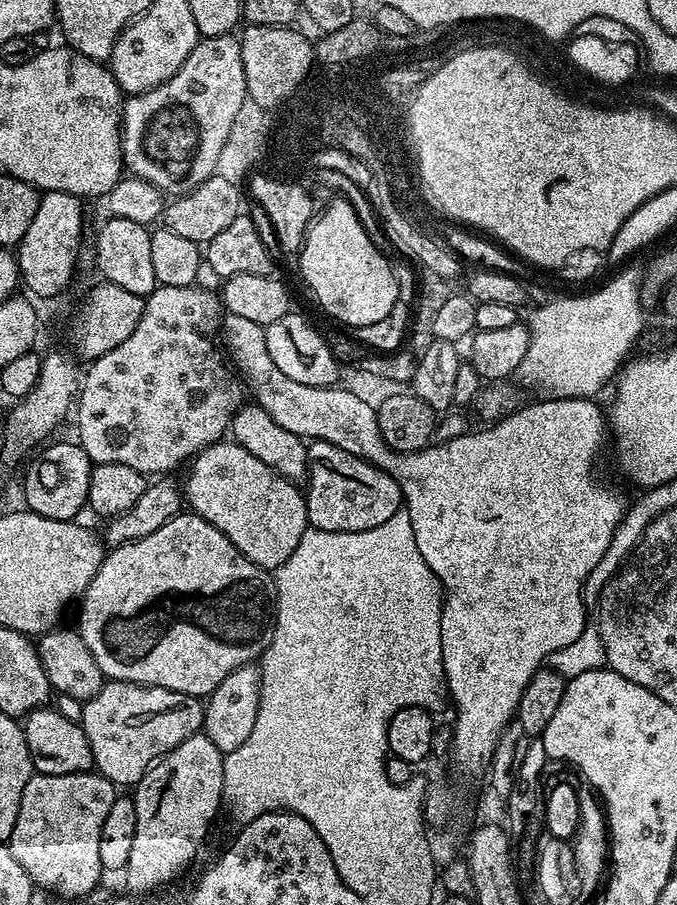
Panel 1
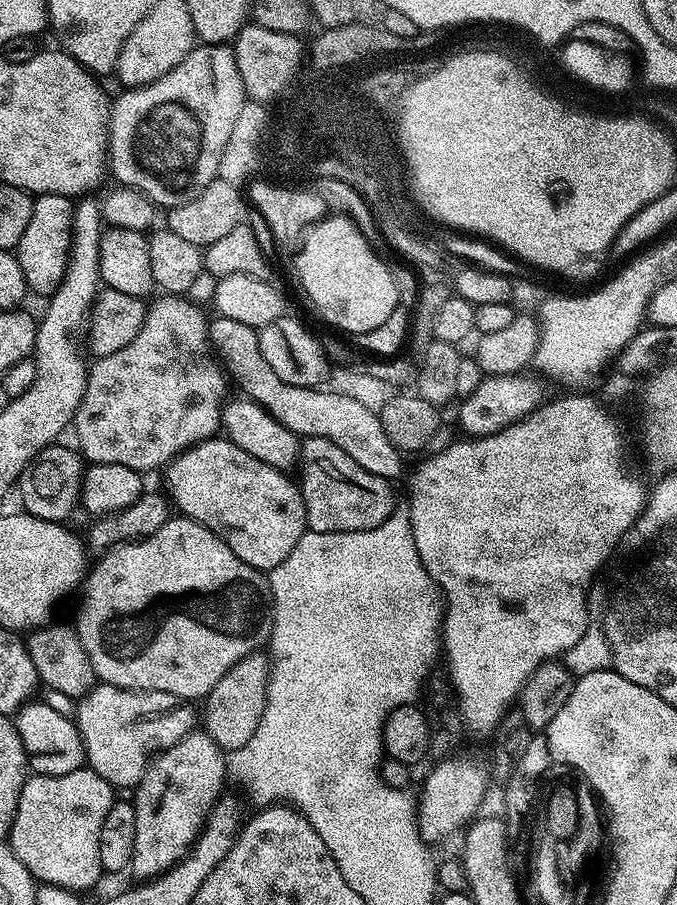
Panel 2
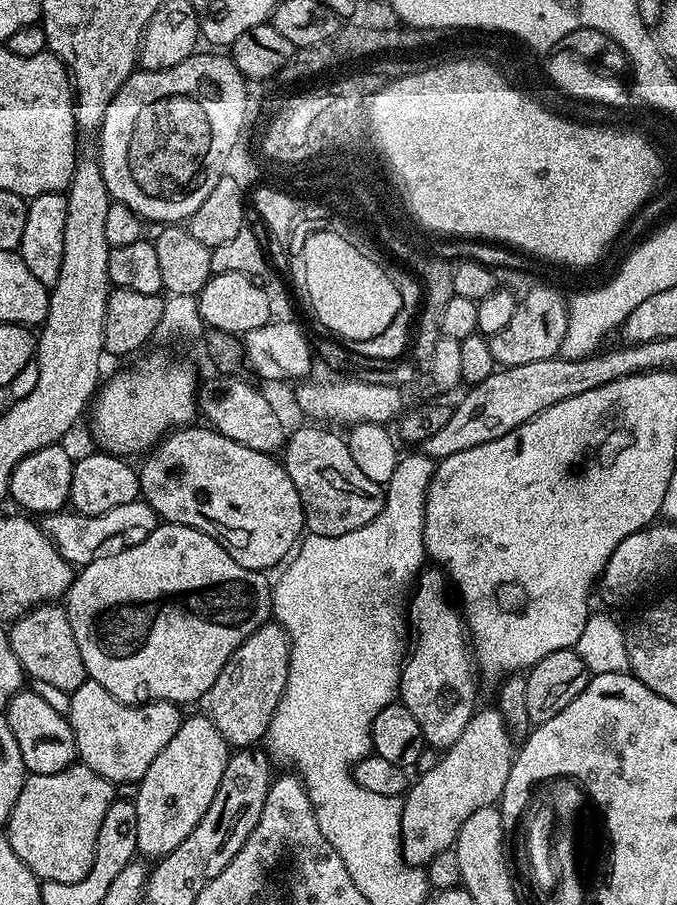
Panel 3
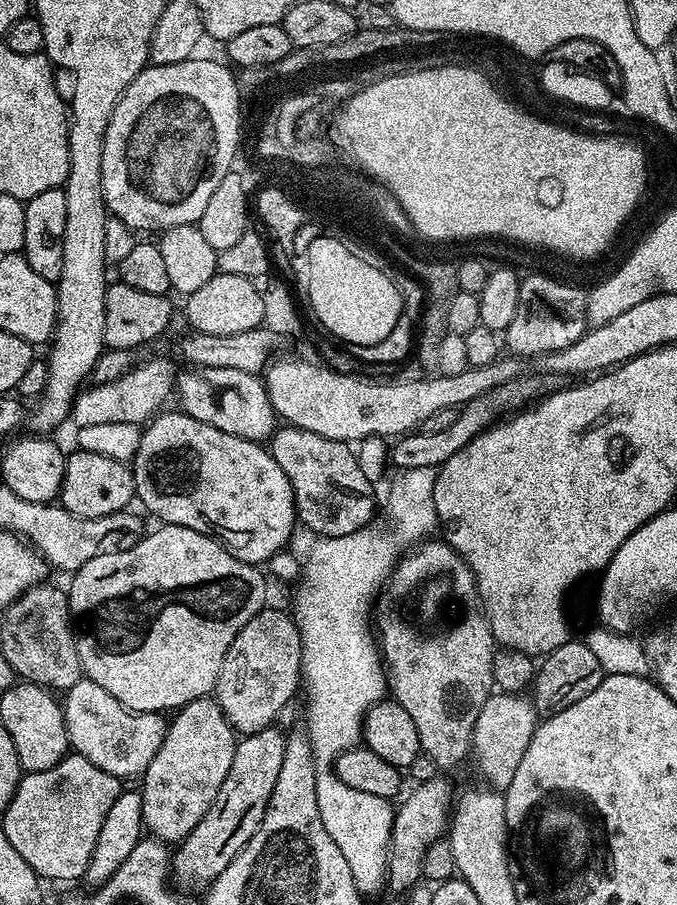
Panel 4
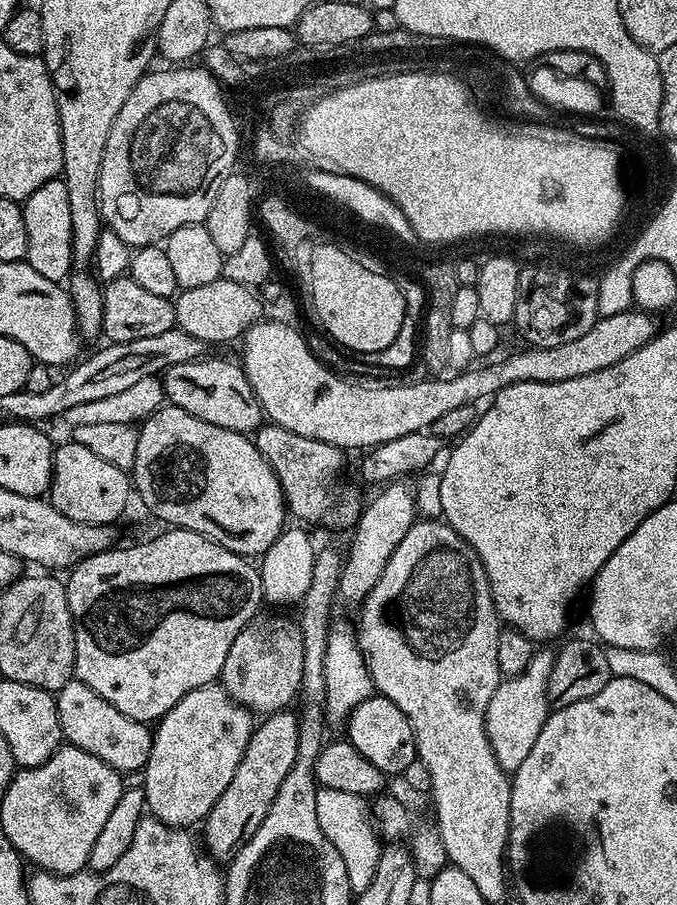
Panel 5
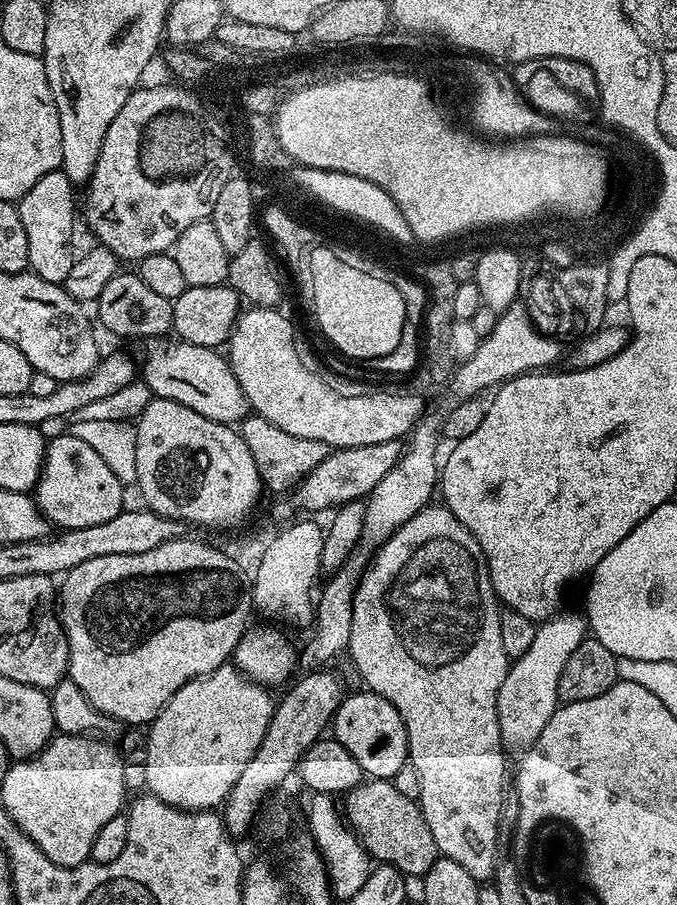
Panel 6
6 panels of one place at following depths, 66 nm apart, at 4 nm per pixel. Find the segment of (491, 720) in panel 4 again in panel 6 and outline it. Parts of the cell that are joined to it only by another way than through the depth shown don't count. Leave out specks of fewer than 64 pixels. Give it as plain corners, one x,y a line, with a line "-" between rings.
579,611
566,612
543,621
537,627
534,642
527,648
526,654
515,657
508,665
506,682
502,682
502,690
498,690
496,703
500,739
505,749
527,750
536,741
538,734
546,730
546,722
550,722
561,703
558,678
562,678
562,669
570,660
570,654
578,650
590,632
587,619

